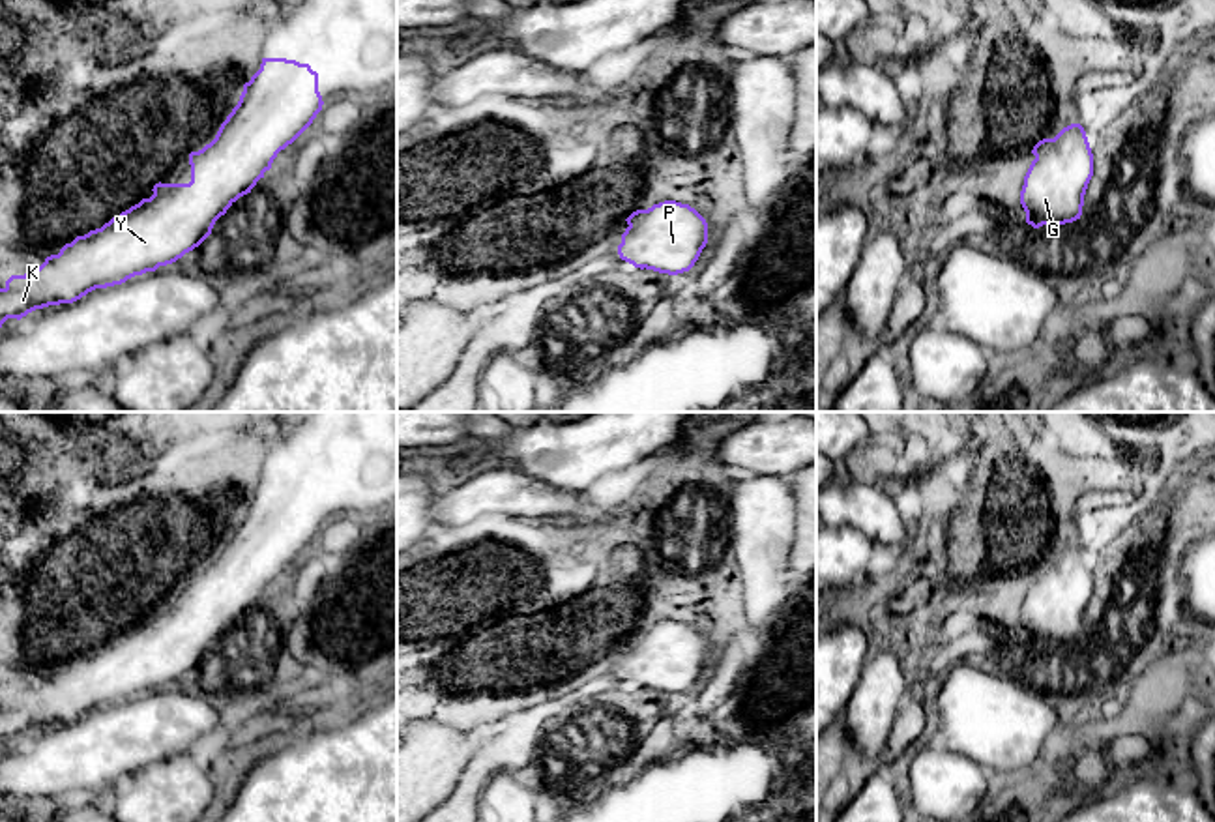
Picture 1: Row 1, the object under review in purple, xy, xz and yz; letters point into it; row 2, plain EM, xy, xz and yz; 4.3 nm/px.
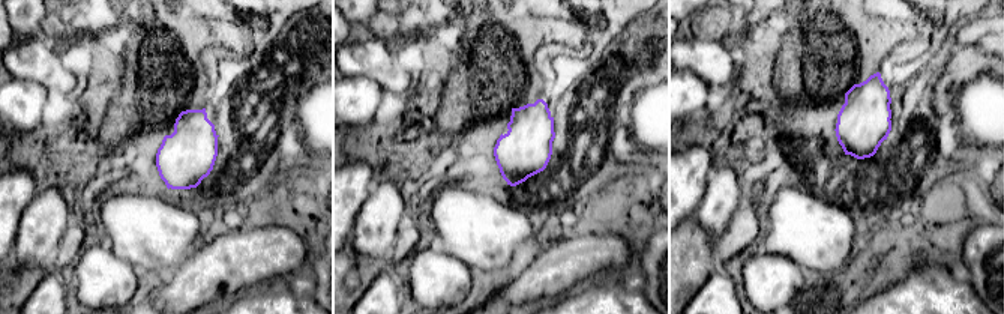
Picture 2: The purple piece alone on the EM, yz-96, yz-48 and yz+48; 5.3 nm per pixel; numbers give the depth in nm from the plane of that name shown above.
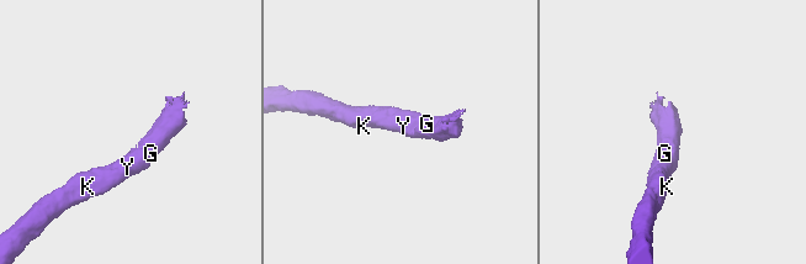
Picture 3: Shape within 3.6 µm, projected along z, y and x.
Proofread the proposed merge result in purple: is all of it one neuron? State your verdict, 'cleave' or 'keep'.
keep

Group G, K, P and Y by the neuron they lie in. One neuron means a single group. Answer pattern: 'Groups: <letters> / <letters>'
Groups: G K P Y

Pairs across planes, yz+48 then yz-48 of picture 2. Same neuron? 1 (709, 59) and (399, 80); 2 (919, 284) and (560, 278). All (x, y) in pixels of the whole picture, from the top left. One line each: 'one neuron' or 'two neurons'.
1: one neuron
2: two neurons

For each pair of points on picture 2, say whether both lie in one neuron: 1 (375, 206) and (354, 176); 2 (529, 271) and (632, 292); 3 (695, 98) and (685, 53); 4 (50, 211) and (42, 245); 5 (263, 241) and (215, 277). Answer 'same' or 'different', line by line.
1: different
2: different
3: different
4: same
5: same

